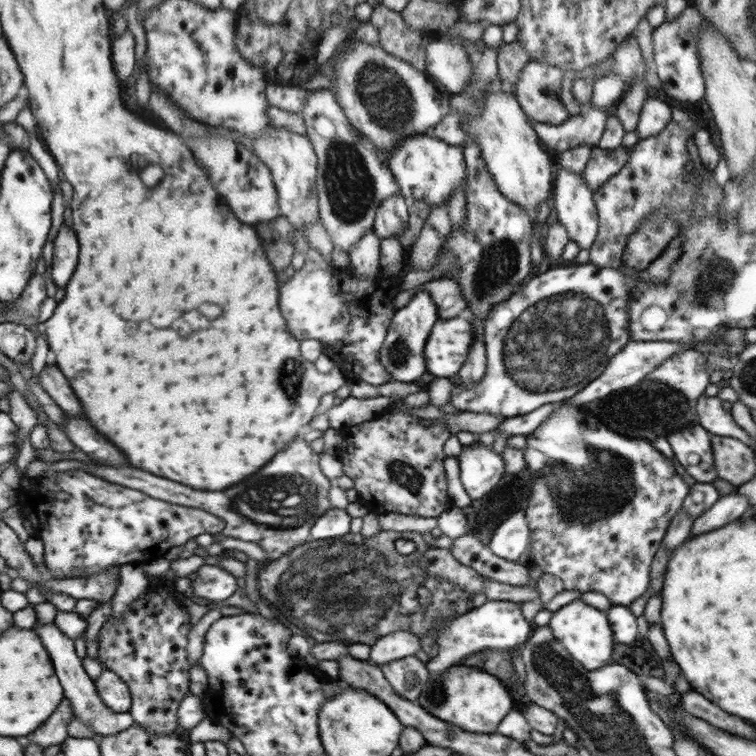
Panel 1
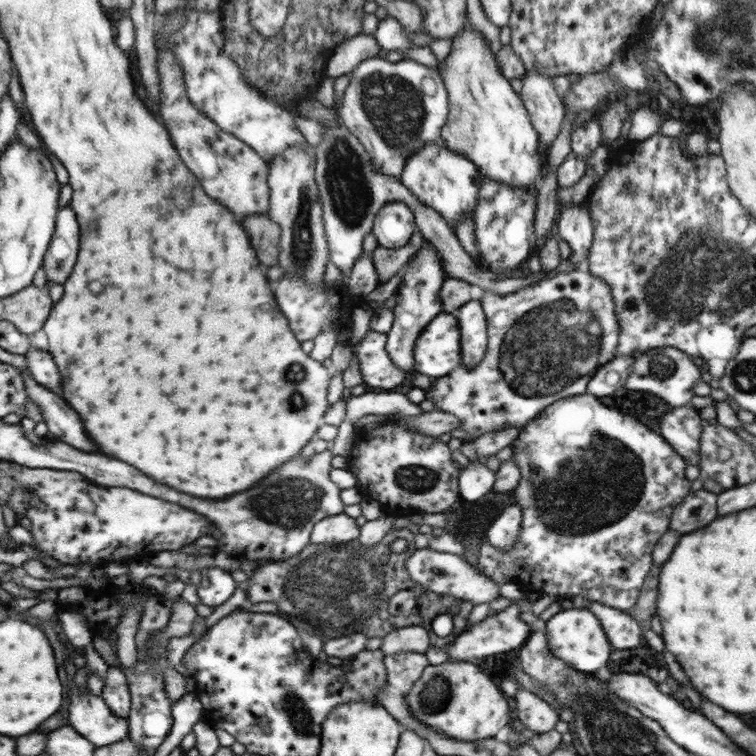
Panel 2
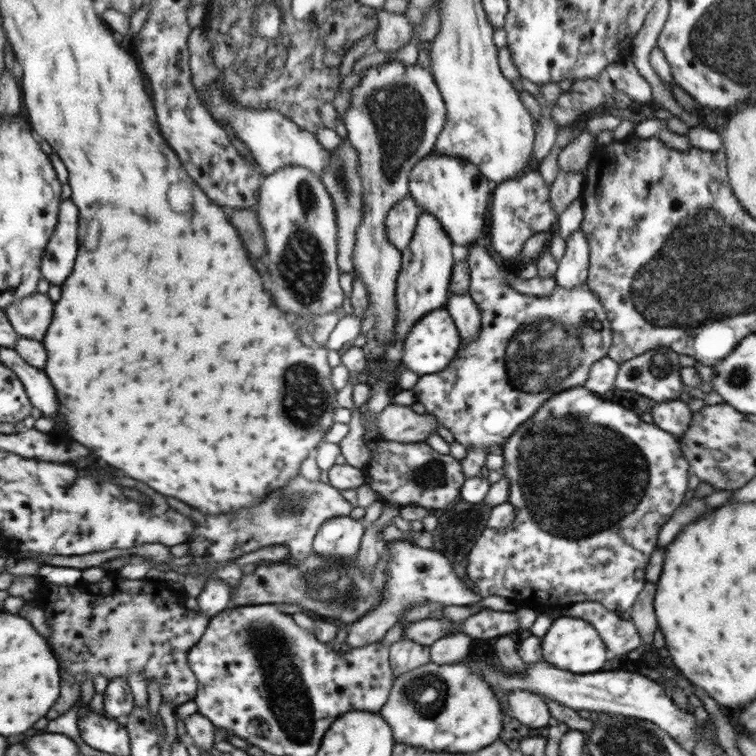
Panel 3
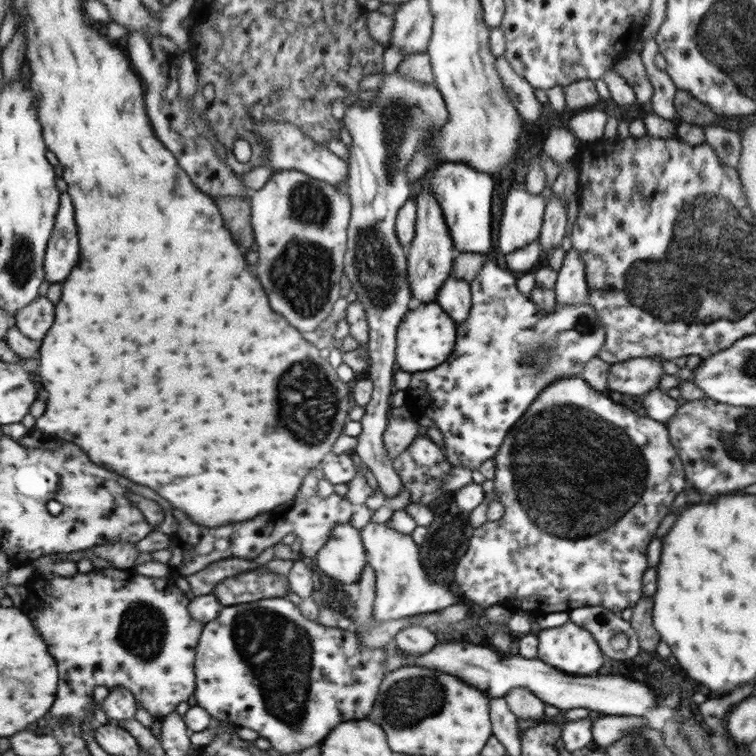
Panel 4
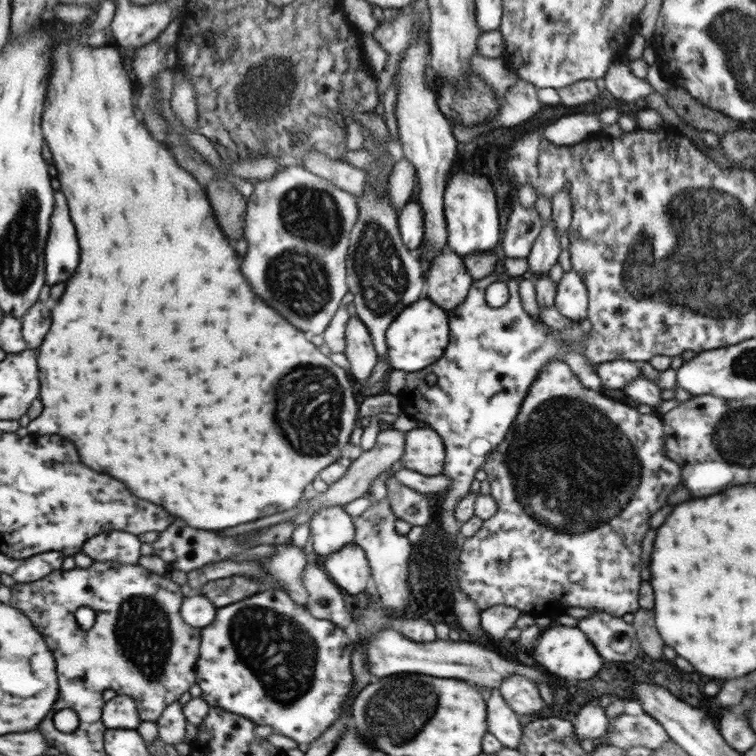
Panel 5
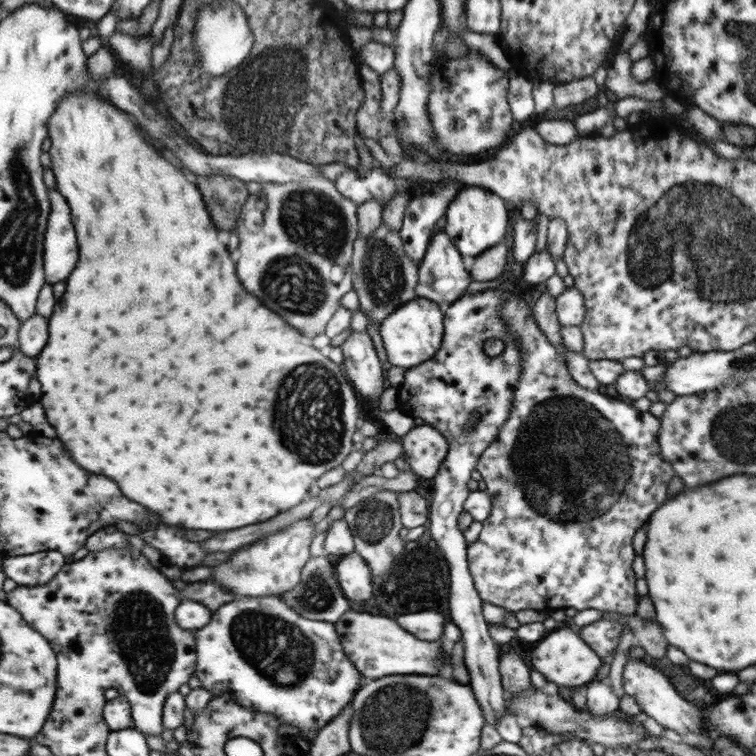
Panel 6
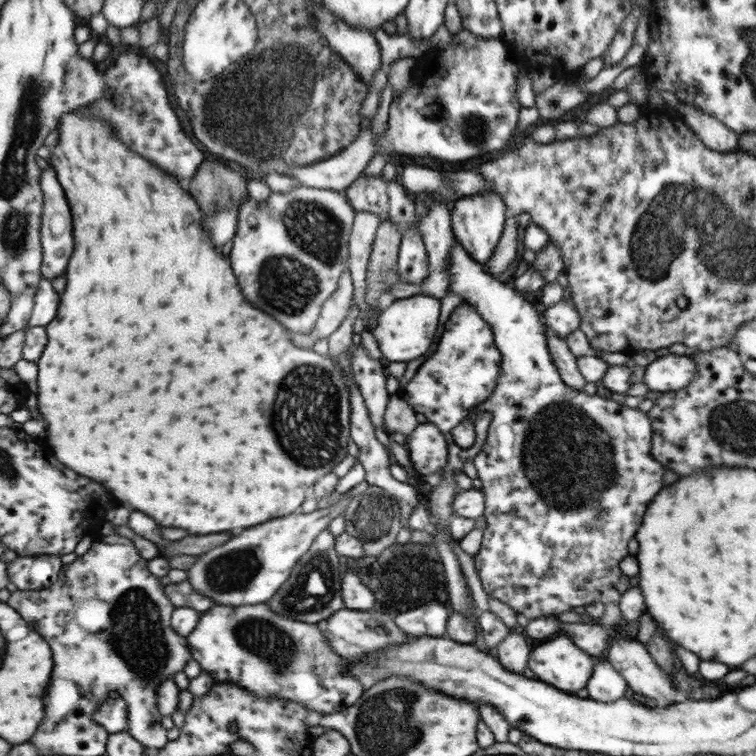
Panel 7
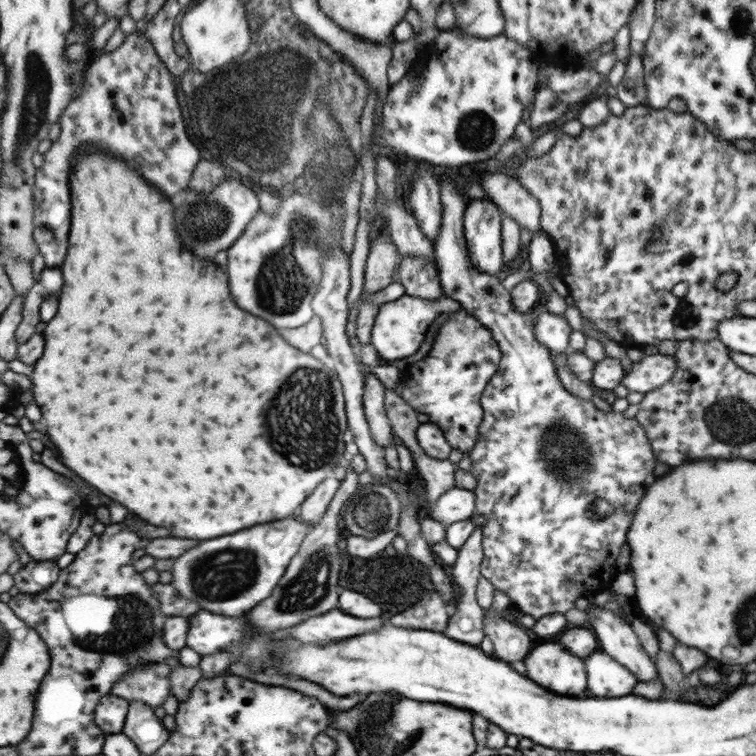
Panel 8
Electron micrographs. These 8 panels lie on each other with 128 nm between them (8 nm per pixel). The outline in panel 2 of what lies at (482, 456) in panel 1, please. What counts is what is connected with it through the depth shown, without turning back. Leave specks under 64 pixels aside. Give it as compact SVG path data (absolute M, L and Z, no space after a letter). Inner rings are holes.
M477 460L463 468L460 473L460 494L468 501L482 498L493 490L496 475L485 466L484 460Z

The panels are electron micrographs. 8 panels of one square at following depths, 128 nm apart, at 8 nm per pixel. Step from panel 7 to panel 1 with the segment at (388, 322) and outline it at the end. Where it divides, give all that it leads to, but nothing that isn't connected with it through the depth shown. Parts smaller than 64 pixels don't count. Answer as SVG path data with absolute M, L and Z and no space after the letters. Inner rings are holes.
M454 317L438 319L426 341L424 358L430 377L454 377L474 346L474 321Z

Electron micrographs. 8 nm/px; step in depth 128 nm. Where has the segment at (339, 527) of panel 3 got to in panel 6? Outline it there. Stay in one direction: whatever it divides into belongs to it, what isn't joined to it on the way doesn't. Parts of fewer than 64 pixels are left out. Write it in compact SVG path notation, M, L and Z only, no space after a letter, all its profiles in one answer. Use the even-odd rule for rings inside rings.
M356 551L342 556L334 566L335 578L348 600L366 602L372 596L371 569Z

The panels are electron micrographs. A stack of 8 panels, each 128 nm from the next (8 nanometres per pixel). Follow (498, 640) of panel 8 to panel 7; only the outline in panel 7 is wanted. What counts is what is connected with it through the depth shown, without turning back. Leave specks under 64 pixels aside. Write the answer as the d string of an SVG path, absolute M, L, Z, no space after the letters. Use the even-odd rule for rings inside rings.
M508 633L493 652L494 657L499 659L505 668L522 675L528 667L531 649L522 634Z

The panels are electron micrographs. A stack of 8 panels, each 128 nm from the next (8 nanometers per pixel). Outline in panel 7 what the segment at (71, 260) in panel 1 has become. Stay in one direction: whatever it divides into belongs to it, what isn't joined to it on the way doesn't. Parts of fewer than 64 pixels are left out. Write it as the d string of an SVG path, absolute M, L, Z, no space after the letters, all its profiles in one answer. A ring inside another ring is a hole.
M50 165L48 170L43 170L43 191L46 194L46 206L43 216L43 247L45 250L45 263L43 274L50 280L64 276L68 272L72 254L76 250L74 242L74 216L72 216L72 206L66 196L66 189L60 180L54 165Z

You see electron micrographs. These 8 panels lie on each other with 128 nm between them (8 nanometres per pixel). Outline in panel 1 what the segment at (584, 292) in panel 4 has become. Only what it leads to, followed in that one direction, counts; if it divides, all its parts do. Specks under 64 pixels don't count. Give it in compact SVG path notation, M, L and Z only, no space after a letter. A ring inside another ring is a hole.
M557 164L556 190L552 206L556 208L556 216L559 223L567 228L570 241L576 242L582 250L590 249L598 238L599 217L595 205L594 190L587 185L587 178L584 174L568 171Z

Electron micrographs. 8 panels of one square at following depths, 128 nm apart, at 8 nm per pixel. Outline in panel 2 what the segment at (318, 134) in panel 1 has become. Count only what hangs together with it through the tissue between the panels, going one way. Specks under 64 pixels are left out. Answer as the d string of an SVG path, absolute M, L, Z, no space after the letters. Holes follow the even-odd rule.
M319 118L318 122L325 130L320 144L314 148L316 161L315 179L319 185L319 195L323 201L323 219L327 231L327 243L330 246L332 264L344 272L347 279L354 263L363 254L364 237L373 229L373 222L378 211L392 201L402 201L413 206L411 211L415 214L415 223L423 238L431 243L438 254L445 273L450 278L465 280L470 284L480 286L486 292L510 294L529 284L540 282L543 278L549 278L559 272L568 272L576 268L569 260L561 259L560 264L553 271L540 270L538 274L530 274L524 278L501 277L496 275L488 267L479 267L473 258L459 243L452 227L439 216L433 208L418 202L417 198L394 177L388 177L378 171L374 171L372 161L360 144L360 141L337 120L337 124L328 124Z

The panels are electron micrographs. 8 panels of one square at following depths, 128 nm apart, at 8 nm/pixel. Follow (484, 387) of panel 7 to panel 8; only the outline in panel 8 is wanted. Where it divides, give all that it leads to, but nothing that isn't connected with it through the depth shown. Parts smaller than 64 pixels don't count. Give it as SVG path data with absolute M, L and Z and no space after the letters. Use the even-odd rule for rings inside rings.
M464 309L454 313L449 312L448 320L439 328L433 340L433 347L427 355L416 362L406 364L401 370L403 382L401 397L418 414L427 415L429 420L441 427L452 448L470 453L478 442L478 424L482 422L483 417L481 396L489 380L498 372L499 365L502 364L500 357L500 348L489 328Z

